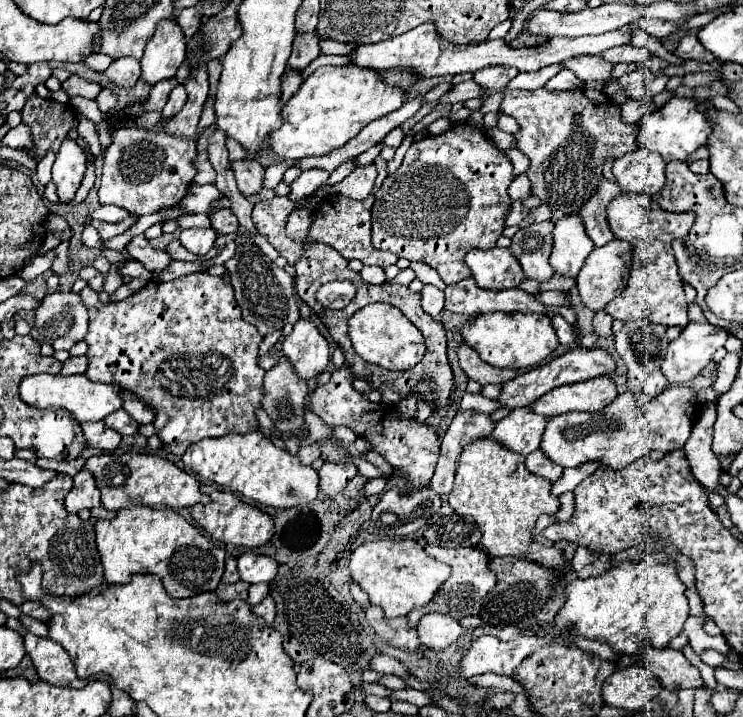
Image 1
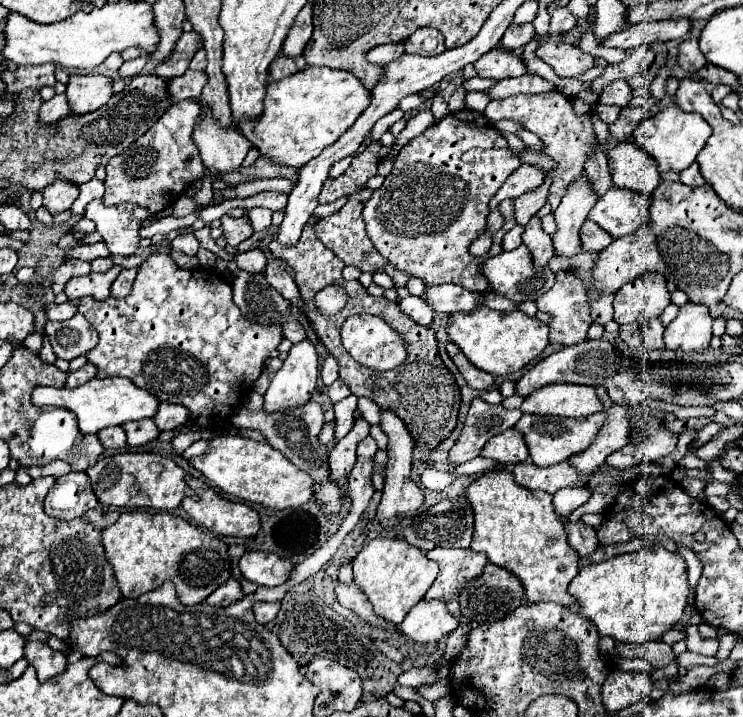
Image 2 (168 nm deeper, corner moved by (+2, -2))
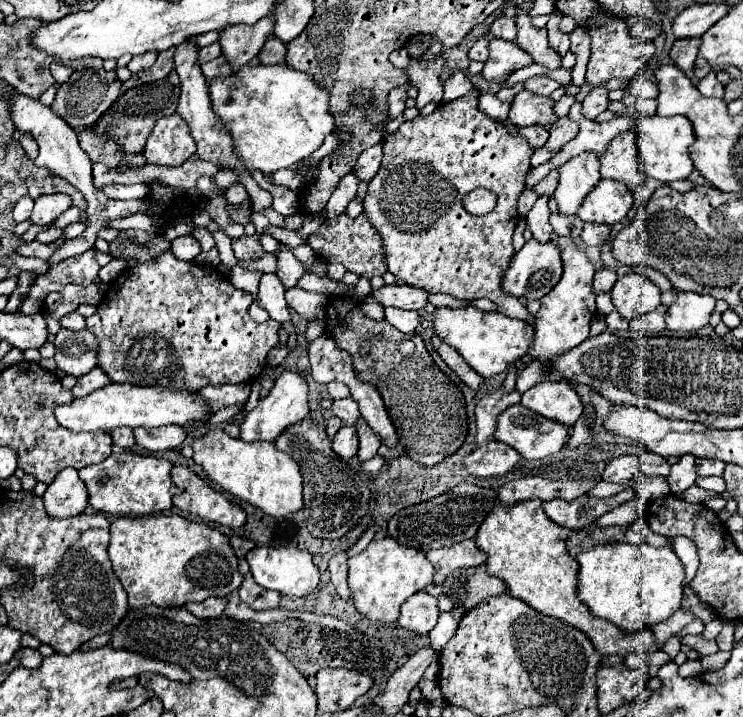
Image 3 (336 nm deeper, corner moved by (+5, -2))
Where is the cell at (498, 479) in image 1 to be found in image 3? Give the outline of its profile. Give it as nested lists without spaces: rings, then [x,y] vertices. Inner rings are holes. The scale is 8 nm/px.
[[[529,500],[525,504],[517,504],[517,508],[501,508],[499,502],[495,504],[493,512],[485,518],[483,526],[479,528],[475,540],[477,546],[487,552],[487,574],[501,578],[507,586],[507,592],[513,598],[523,600],[535,612],[543,616],[551,616],[563,620],[565,624],[581,630],[601,654],[617,654],[625,656],[629,652],[645,650],[655,652],[657,646],[653,642],[653,632],[649,628],[637,630],[633,634],[613,628],[607,620],[597,620],[585,608],[585,604],[577,598],[577,582],[579,582],[579,564],[569,552],[565,552],[565,536],[571,530],[553,524],[543,508],[541,500]]]

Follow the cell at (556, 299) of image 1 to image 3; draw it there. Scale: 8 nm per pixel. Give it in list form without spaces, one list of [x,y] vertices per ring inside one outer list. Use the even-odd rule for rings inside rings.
[[[429,294],[427,302],[433,304],[433,306],[451,306],[451,308],[463,308],[463,306],[467,306],[465,300],[455,300],[455,298],[447,296],[447,294]]]

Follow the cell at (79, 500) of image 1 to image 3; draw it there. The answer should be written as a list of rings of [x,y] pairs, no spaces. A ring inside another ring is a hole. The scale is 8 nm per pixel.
[[[75,468],[61,470],[53,484],[43,494],[45,510],[53,518],[67,518],[77,516],[87,506],[87,488],[85,482],[77,476]]]

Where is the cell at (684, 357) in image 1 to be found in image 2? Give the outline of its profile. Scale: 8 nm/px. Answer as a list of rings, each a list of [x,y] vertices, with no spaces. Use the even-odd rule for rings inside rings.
[[[688,302],[680,308],[676,320],[672,320],[664,332],[664,344],[672,352],[700,354],[710,346],[712,318],[702,304]]]

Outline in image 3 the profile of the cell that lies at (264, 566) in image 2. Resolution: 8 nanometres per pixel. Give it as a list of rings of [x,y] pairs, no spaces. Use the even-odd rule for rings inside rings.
[[[257,546],[247,554],[247,560],[249,560],[255,582],[267,590],[277,590],[285,596],[307,596],[319,584],[319,570],[313,564],[311,552],[305,548],[301,550],[295,546],[285,546],[285,548]]]

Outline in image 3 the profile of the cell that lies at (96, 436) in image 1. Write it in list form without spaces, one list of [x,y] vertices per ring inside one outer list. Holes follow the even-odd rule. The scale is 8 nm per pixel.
[[[117,428],[111,432],[113,436],[113,444],[119,446],[119,448],[131,448],[135,444],[135,436],[133,436],[133,430],[131,428]]]

